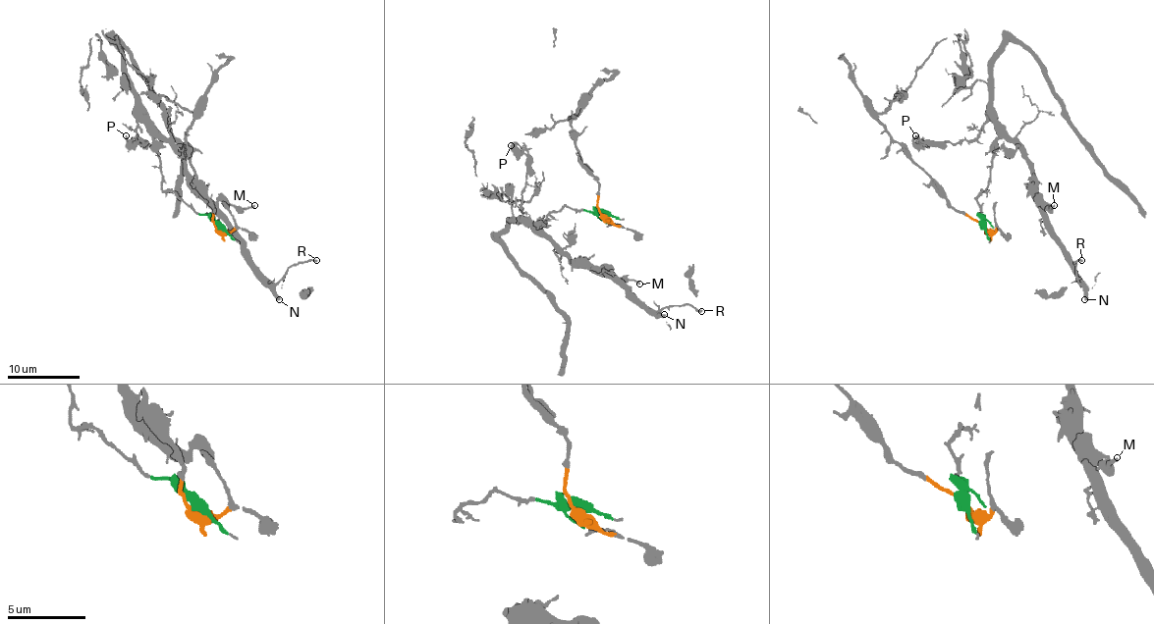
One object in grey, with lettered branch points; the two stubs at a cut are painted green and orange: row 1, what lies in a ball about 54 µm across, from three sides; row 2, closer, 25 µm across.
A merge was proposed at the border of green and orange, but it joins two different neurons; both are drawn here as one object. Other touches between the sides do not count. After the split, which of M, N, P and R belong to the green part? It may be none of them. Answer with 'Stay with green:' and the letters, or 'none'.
Stay with green: M, N, P, R

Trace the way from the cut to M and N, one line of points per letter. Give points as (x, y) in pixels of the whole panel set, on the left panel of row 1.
M: (217, 226), (161, 188), (156, 137), (178, 152), (189, 176), (216, 202), (253, 204)
N: (217, 226), (161, 188), (156, 137), (163, 137), (183, 161), (189, 186), (223, 221), (253, 273), (279, 300)

